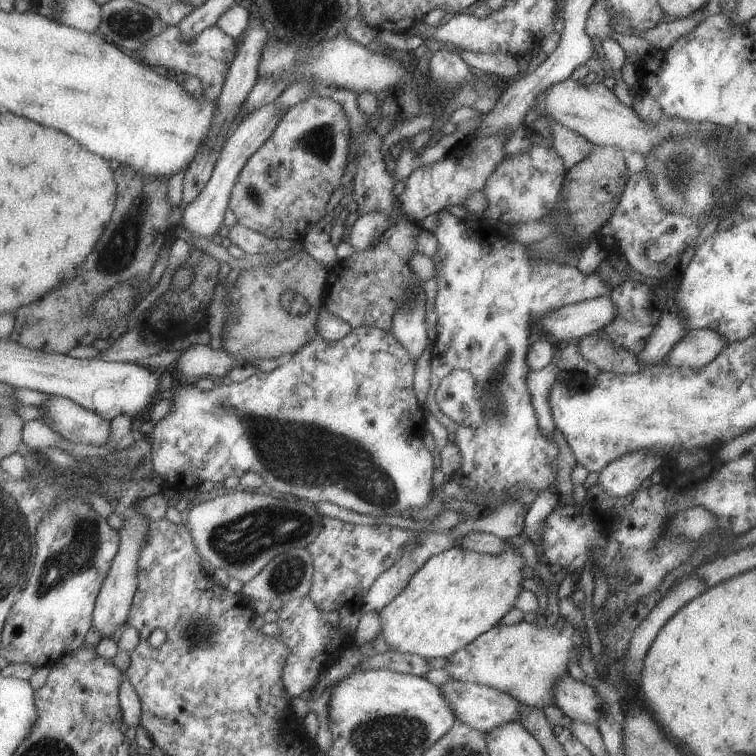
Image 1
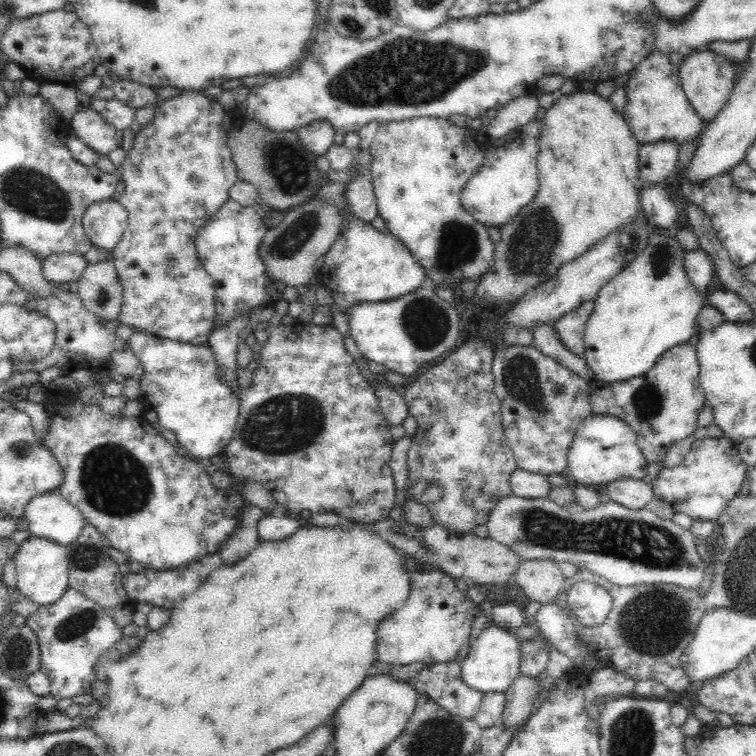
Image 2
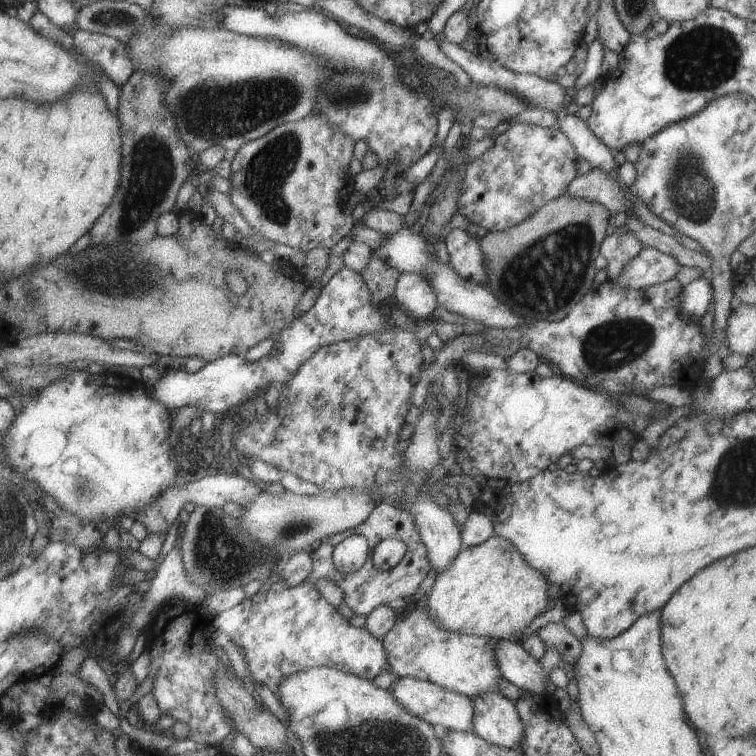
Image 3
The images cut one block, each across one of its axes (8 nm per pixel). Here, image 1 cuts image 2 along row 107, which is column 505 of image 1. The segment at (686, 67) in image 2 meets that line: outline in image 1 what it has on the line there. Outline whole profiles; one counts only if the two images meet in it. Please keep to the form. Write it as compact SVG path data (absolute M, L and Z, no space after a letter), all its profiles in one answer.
M449 681L446 684L438 685L438 688L440 688L442 696L446 698L446 702L450 704L452 712L456 714L457 722L466 724L472 730L488 732L500 724L520 720L520 712L518 712L520 703L518 700L504 694L504 692L498 692L496 688L464 681Z

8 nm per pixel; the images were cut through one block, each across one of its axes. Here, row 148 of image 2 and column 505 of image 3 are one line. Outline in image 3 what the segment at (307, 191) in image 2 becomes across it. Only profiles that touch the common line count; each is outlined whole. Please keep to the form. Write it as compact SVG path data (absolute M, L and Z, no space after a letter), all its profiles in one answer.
M562 196L546 203L525 222L505 231L488 231L479 239L487 272L486 286L499 303L518 316L535 321L562 320L595 287L594 277L598 270L594 260L601 254L601 244L607 237L606 227L610 217L609 210L600 203Z

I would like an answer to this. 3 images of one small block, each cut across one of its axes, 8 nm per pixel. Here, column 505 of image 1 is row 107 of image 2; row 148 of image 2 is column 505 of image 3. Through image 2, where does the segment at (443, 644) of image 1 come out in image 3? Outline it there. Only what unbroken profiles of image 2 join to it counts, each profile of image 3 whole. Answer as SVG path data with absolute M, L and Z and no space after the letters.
M495 534L482 544L463 548L454 562L437 574L427 606L441 629L510 639L524 634L532 621L548 610L552 592L549 580L528 564L514 544Z

